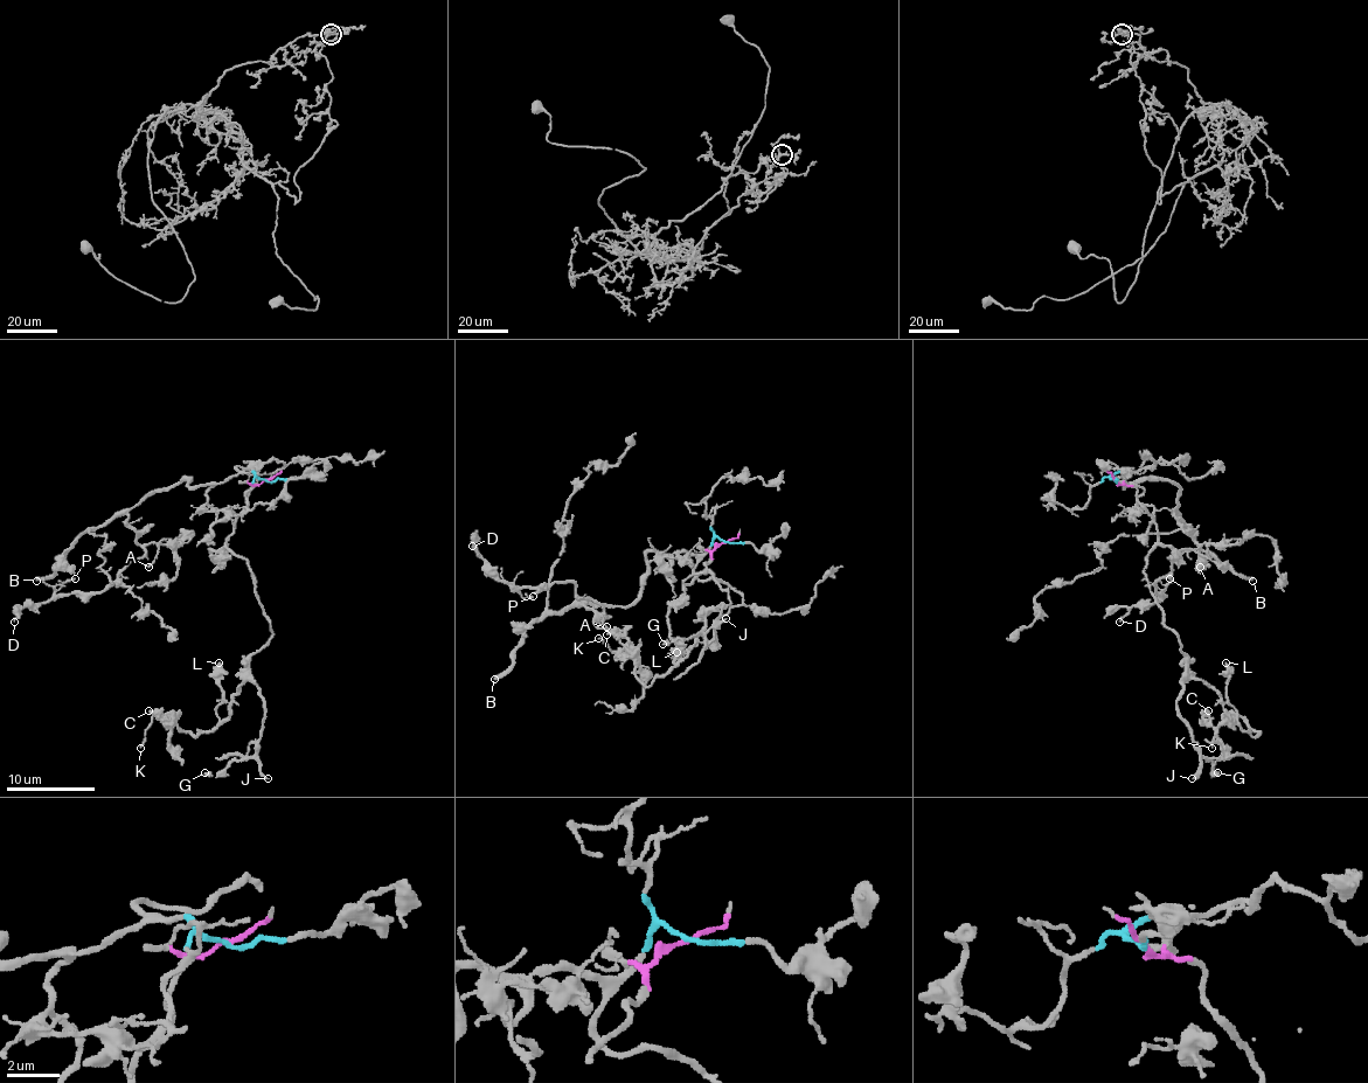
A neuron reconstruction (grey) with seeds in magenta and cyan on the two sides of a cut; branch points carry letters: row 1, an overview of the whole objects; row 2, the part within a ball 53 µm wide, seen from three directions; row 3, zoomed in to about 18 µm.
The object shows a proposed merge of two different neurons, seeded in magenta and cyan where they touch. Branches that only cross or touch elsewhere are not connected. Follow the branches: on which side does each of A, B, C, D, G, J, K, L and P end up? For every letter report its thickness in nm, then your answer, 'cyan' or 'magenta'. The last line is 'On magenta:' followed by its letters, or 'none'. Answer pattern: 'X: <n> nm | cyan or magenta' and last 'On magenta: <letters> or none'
A: 150 nm | cyan
B: 320 nm | cyan
C: 400 nm | magenta
D: 200 nm | cyan
G: 320 nm | magenta
J: 280 nm | magenta
K: 150 nm | magenta
L: 440 nm | magenta
P: 180 nm | cyan
On magenta: C, G, J, K, L

